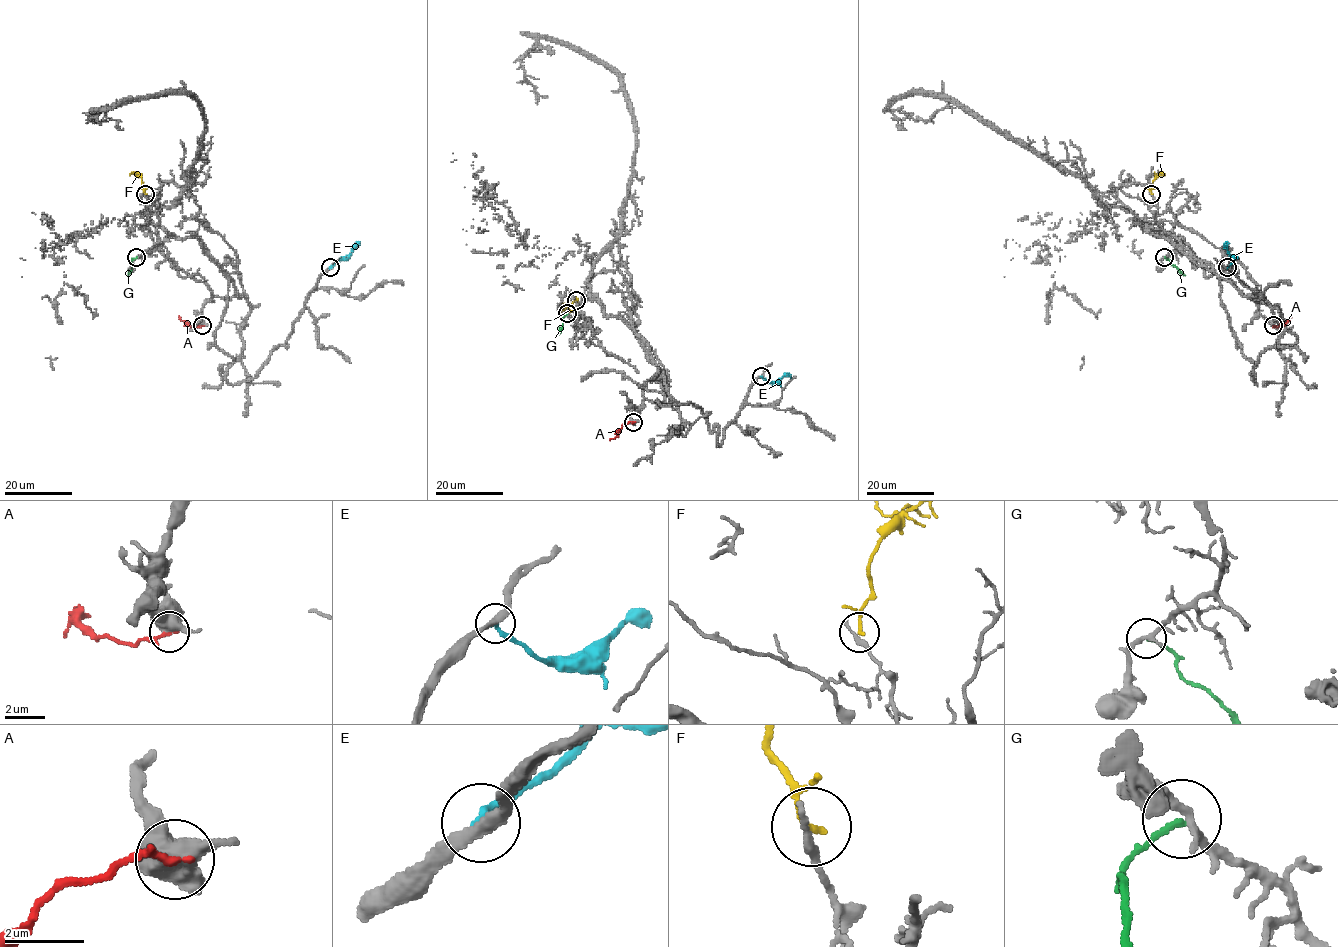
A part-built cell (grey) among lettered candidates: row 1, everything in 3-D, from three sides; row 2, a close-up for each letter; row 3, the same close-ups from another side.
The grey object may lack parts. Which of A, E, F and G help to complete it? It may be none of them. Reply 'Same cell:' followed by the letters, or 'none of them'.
Same cell: E

